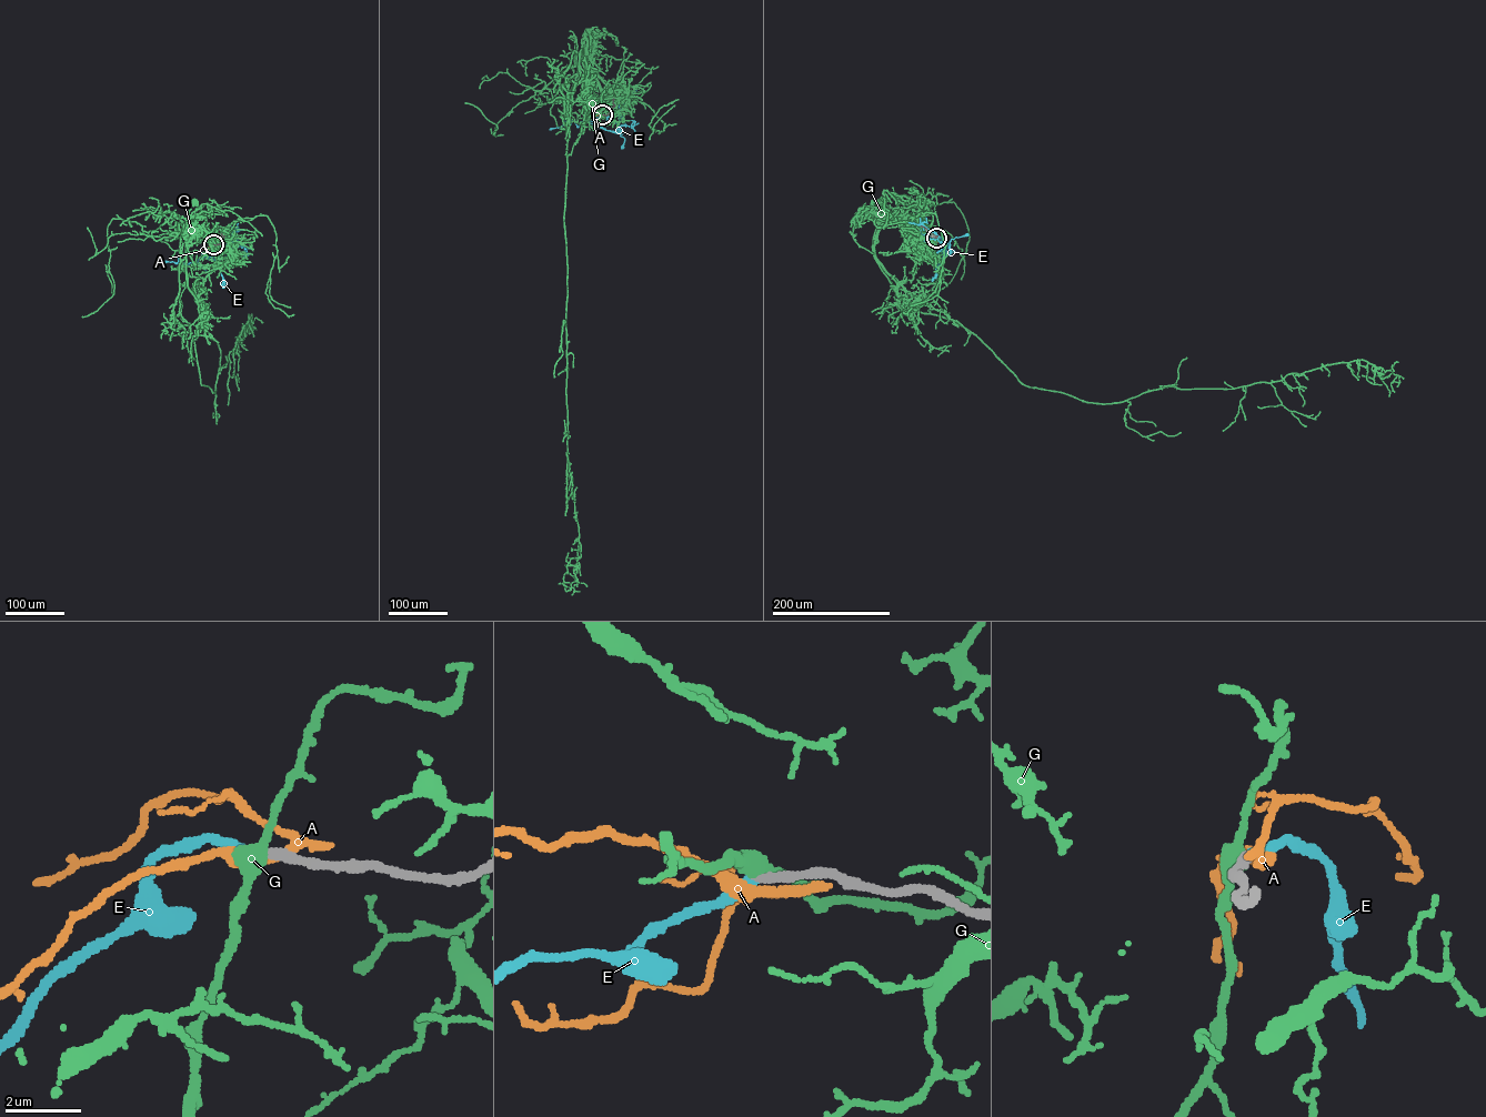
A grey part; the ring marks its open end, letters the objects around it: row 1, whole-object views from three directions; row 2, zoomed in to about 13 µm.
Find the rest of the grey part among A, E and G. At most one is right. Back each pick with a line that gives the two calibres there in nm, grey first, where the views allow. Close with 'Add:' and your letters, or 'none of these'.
E: calibres 280 and 240 nm
Add: E

